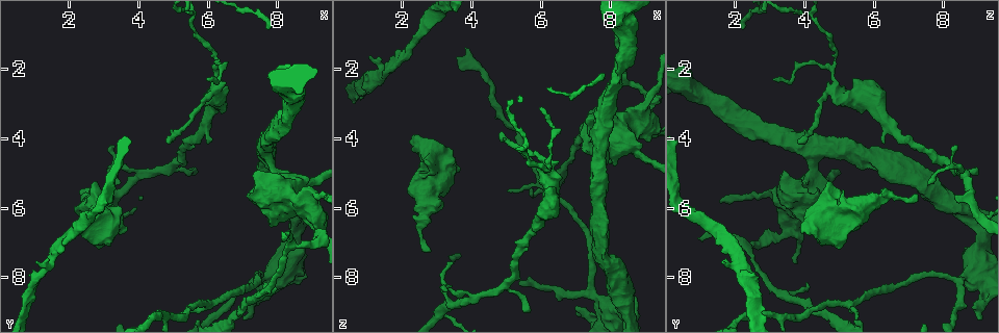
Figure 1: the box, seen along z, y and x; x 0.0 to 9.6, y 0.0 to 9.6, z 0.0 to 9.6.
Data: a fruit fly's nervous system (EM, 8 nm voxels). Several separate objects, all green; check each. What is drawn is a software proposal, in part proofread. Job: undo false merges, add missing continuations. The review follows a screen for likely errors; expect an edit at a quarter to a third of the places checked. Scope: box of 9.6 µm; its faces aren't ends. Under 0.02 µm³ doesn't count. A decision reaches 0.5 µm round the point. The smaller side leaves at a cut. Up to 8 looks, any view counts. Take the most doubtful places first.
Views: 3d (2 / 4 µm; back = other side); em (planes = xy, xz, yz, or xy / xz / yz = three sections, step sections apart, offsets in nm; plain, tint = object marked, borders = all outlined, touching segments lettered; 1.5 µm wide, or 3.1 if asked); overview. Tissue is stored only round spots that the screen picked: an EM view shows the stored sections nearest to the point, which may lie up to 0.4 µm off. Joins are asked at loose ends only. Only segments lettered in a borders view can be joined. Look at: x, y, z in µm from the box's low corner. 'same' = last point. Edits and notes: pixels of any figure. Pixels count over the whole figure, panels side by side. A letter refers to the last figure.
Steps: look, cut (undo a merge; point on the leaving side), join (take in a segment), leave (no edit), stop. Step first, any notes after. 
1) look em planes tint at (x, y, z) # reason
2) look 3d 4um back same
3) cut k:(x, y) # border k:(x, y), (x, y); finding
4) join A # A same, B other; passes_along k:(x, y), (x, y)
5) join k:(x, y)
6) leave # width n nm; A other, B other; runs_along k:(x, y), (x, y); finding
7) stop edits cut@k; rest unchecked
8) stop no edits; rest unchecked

look 3d 2um at (2.80, 5.65, 7.20) # branch stops here

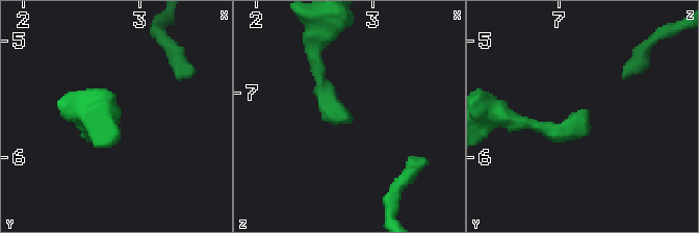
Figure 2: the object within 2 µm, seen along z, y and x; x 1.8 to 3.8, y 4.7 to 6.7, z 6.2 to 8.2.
look em planes borders at (2.80, 5.64, 7.22) # shape alone is not enough

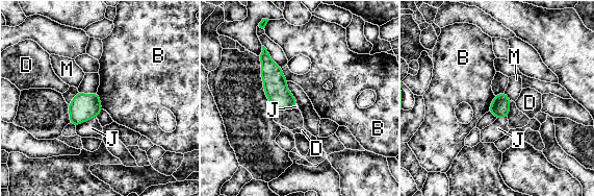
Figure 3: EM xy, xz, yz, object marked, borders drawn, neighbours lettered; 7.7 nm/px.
leave # B other, D other, J other, M other; border 3:(97, 92), (102, 108); no lettered segment goes on from it

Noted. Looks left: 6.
look em 3.1um yz step 16 plain at (6.25, 2.65, 4.90)

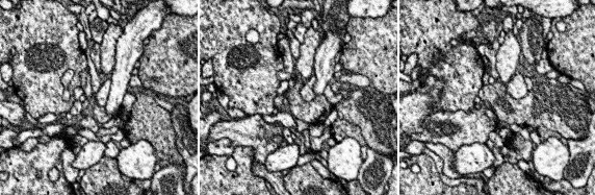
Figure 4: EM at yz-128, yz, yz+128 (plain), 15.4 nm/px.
look em 3.1um yz step 16 tint same

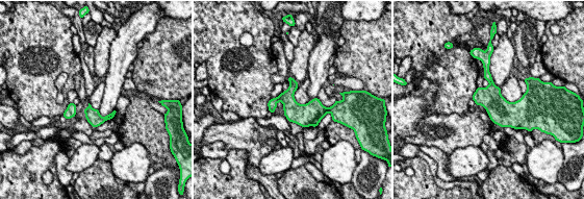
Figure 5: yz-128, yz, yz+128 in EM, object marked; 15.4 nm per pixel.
look em 3.1um yz step 16 borders same

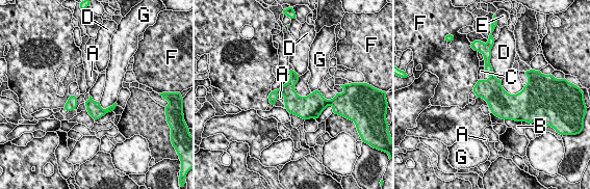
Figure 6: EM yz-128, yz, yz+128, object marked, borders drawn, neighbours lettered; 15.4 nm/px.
leave # A other, B other, C other, D other, E other, F other, G other; border 6:(489, 57), (492, 72), (499, 80); all the same cell

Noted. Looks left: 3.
look em planes tint at (8.50, 7.15, 2.45) # sharp bend

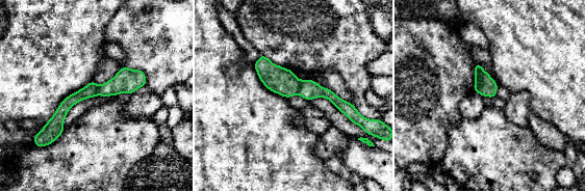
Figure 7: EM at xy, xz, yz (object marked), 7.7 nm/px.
look em planes borders same

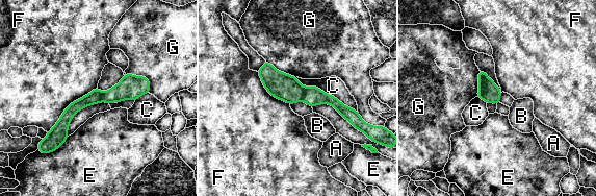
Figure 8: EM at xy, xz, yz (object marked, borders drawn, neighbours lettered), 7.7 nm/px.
cut 8:(281, 86) # A other, B other, C other, E other, F other, G other; a second cell is stuck on

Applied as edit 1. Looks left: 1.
stop edits cut@8; rest unchecked

